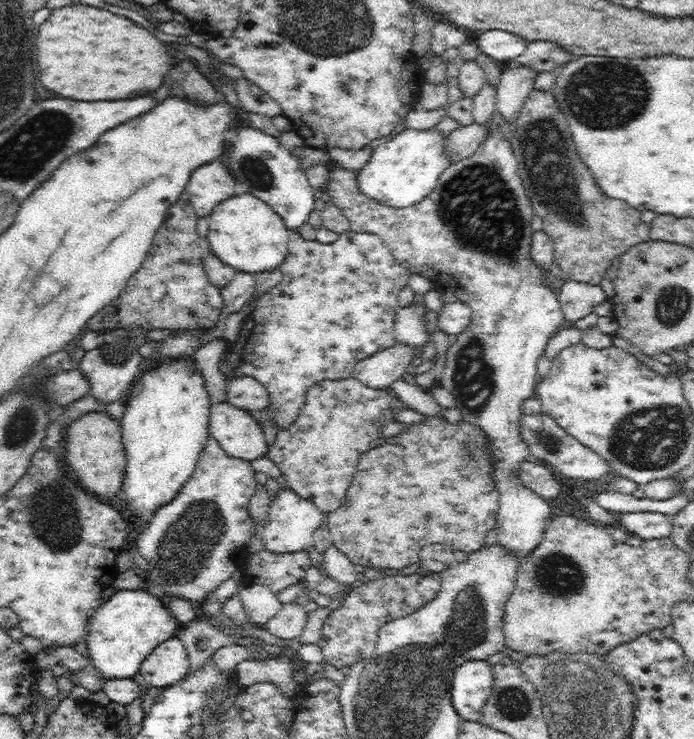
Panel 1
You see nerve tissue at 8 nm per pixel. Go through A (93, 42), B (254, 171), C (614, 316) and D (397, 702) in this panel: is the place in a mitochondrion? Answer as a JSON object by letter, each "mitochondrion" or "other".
{"A":"other","B":"mitochondrion","C":"other","D":"mitochondrion"}

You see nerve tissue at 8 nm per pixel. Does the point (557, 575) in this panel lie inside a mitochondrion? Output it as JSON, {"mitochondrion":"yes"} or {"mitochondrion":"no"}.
{"mitochondrion":"yes"}

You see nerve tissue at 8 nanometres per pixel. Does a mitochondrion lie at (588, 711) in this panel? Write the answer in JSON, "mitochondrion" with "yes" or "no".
{"mitochondrion":"yes"}

